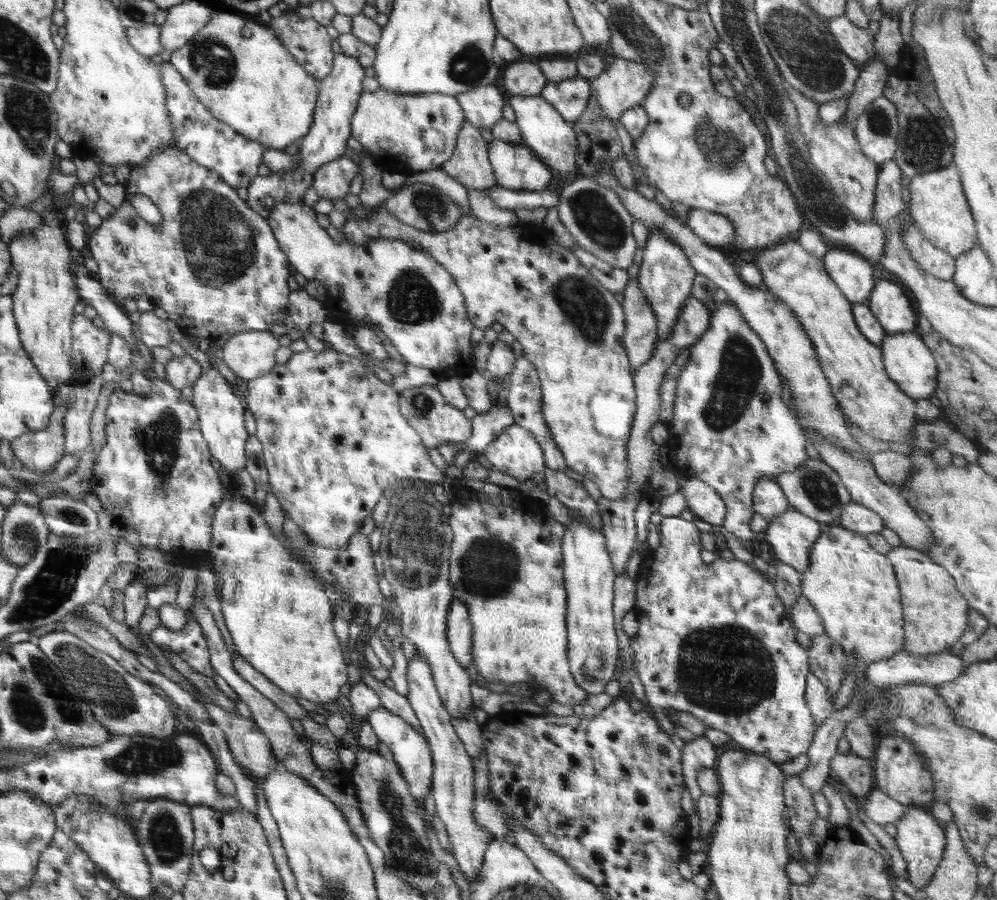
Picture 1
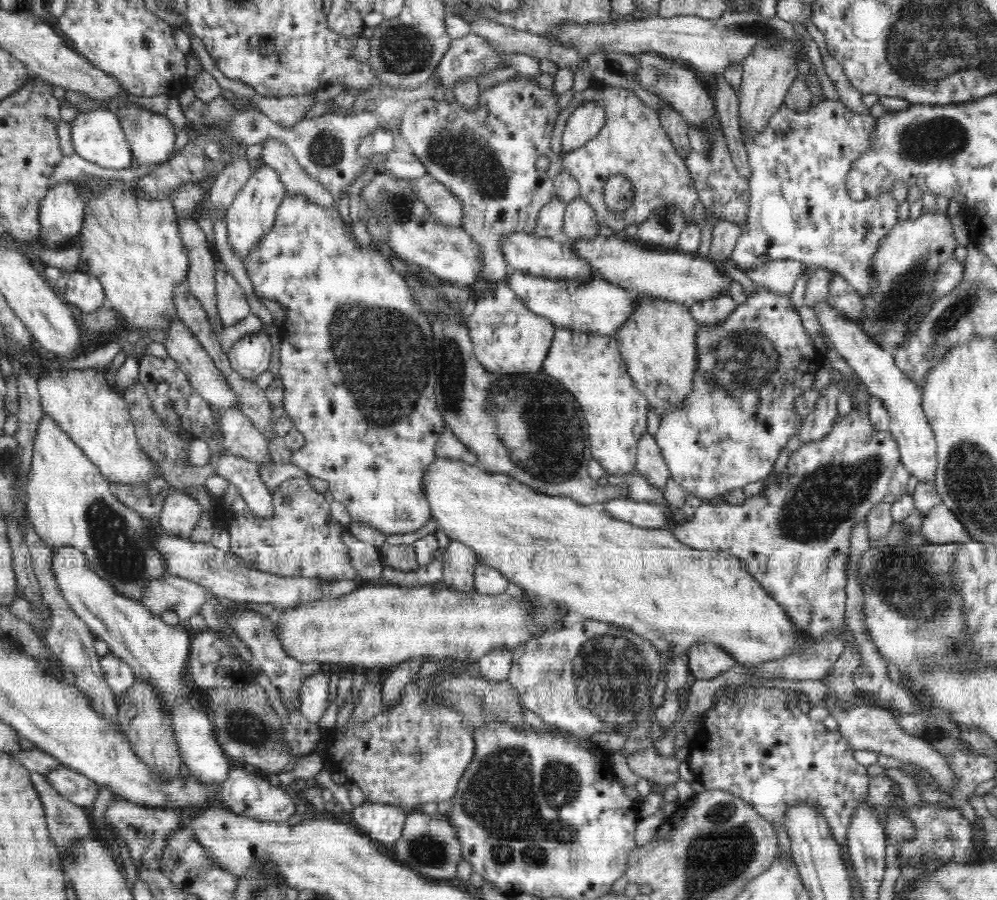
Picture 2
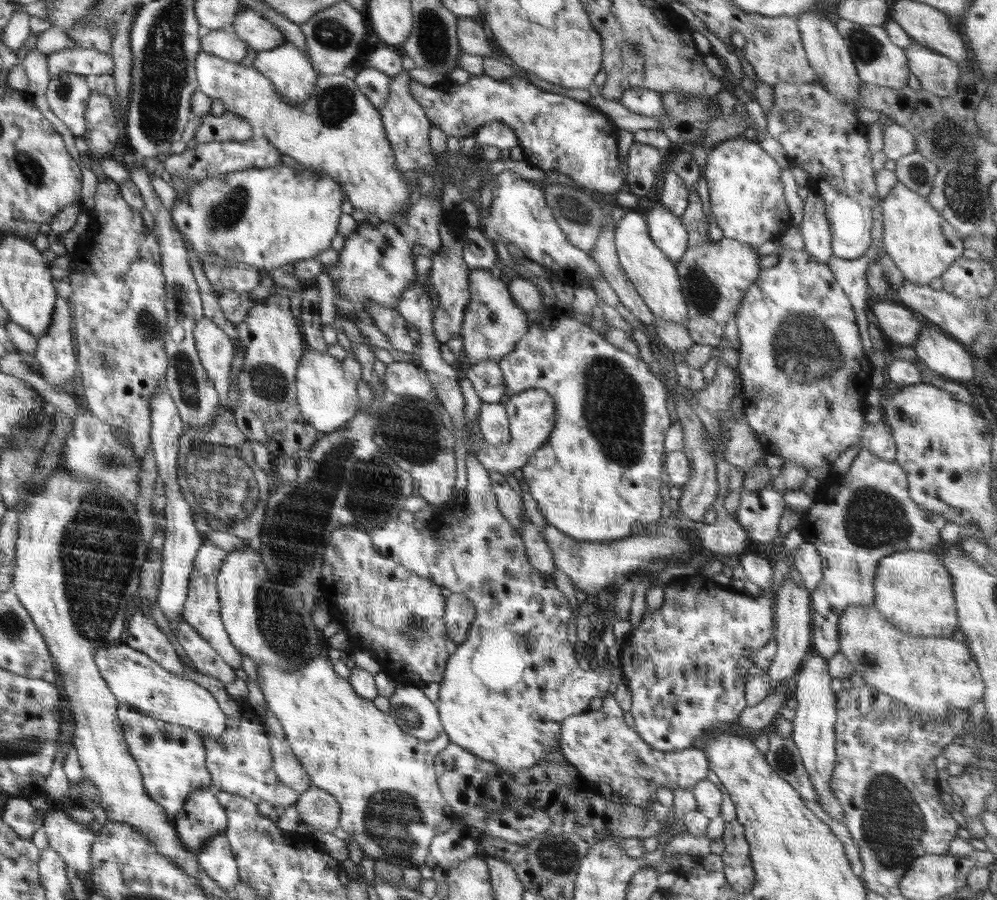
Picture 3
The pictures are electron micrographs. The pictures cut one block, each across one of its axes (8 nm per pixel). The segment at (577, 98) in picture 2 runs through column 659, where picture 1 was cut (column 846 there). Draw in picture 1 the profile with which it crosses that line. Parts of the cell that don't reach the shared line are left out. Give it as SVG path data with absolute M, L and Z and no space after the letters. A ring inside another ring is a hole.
M786 84L786 94L790 96L790 100L794 102L794 106L798 110L800 130L808 144L810 163L826 176L836 196L845 205L849 214L854 217L854 220L864 223L874 220L879 165L862 153L854 134L855 123L842 117L832 124L824 124L818 117L820 104L802 95L800 91L788 84Z

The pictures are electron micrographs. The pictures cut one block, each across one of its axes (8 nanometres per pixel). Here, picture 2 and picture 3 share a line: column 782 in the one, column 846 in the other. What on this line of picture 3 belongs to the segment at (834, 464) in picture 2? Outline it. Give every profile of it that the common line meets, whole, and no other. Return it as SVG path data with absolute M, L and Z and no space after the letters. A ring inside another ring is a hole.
M866 448L861 449L846 472L831 474L830 479L831 488L819 497L815 507L805 512L800 526L805 540L817 548L823 566L822 580L810 592L811 631L814 648L826 659L832 658L840 650L838 625L839 618L846 608L855 604L873 604L873 582L880 559L893 552L937 550L937 546L941 544L940 529L947 522L939 514L918 507L918 504L910 499L907 474L895 460L880 459Z

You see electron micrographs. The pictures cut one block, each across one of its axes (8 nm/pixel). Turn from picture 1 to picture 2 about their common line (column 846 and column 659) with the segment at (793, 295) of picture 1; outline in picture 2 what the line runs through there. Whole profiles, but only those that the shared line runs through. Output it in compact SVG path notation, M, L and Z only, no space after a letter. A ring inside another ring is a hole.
M635 293L633 296L636 310L626 324L618 328L614 339L636 389L648 400L652 412L662 418L674 412L693 392L694 377L699 368L696 349L699 326L692 318L690 306L647 294Z

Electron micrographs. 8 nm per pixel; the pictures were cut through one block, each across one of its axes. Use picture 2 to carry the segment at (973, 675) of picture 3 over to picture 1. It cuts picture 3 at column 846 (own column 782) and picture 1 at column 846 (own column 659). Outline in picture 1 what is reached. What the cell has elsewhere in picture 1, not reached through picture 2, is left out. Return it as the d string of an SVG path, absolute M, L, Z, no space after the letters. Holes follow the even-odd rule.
M829 524L815 540L810 565L801 576L801 593L818 611L827 636L836 642L845 656L852 657L849 672L833 702L833 712L850 704L856 685L854 661L873 663L889 659L903 650L904 619L898 579L890 559L870 547L864 535Z

